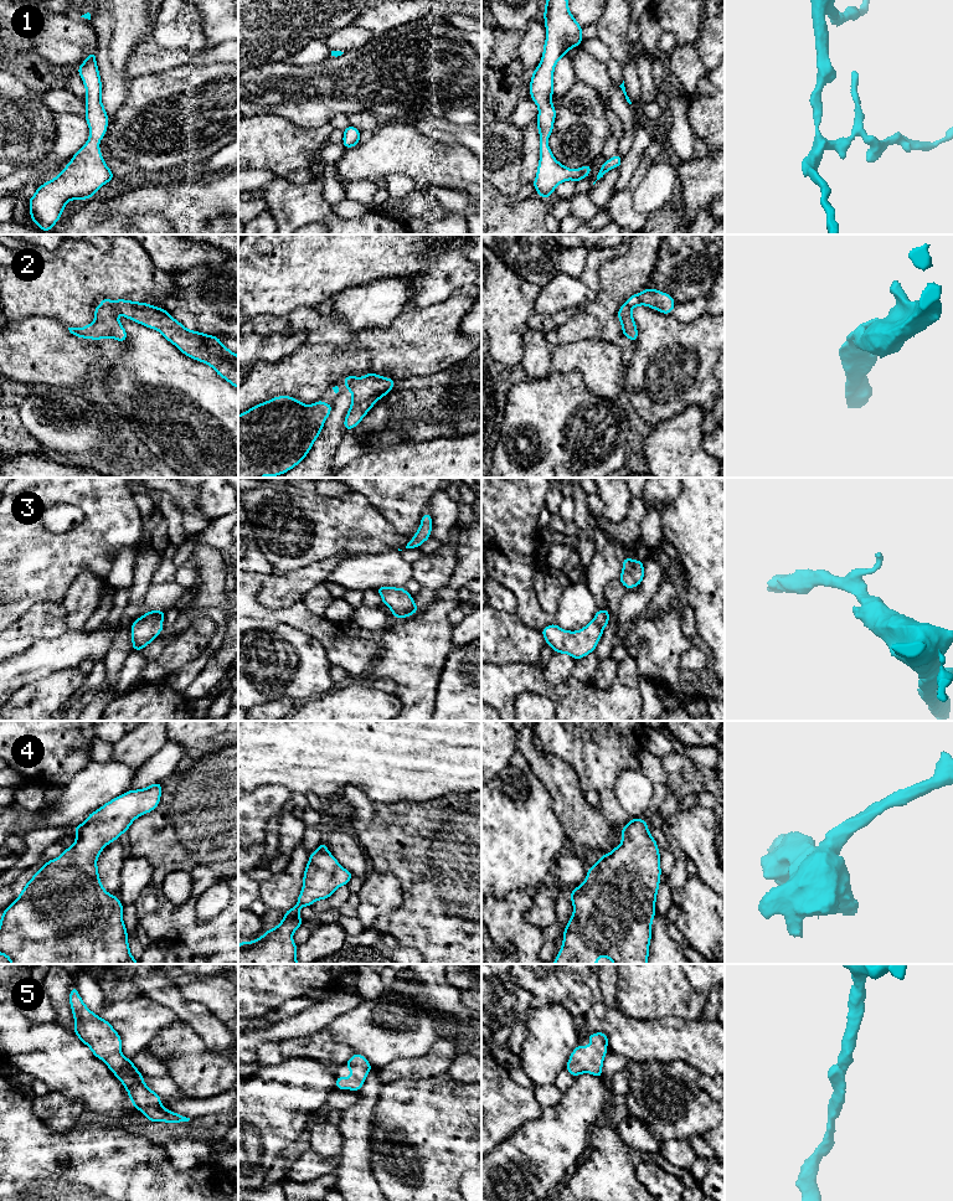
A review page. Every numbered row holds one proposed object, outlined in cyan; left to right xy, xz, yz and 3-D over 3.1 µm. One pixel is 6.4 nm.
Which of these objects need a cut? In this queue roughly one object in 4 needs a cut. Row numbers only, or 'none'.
none

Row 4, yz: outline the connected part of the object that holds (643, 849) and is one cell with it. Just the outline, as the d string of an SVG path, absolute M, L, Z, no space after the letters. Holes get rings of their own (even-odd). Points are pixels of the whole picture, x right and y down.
M630 819L622 828L622 844L609 854L598 857L597 864L589 866L584 882L571 890L573 914L565 928L562 948L553 964L597 964L597 959L602 955L611 959L613 964L648 964L660 875L658 844L650 835L645 820Z

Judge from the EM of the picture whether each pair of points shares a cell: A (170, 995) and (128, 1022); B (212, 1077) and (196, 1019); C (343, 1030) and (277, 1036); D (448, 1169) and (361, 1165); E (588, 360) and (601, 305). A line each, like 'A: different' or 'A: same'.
A: different
B: different
C: different
D: different
E: different

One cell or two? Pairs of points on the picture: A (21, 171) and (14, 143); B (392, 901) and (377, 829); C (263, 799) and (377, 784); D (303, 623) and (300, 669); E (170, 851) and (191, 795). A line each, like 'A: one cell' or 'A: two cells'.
A: two cells
B: two cells
C: two cells
D: two cells
E: one cell

